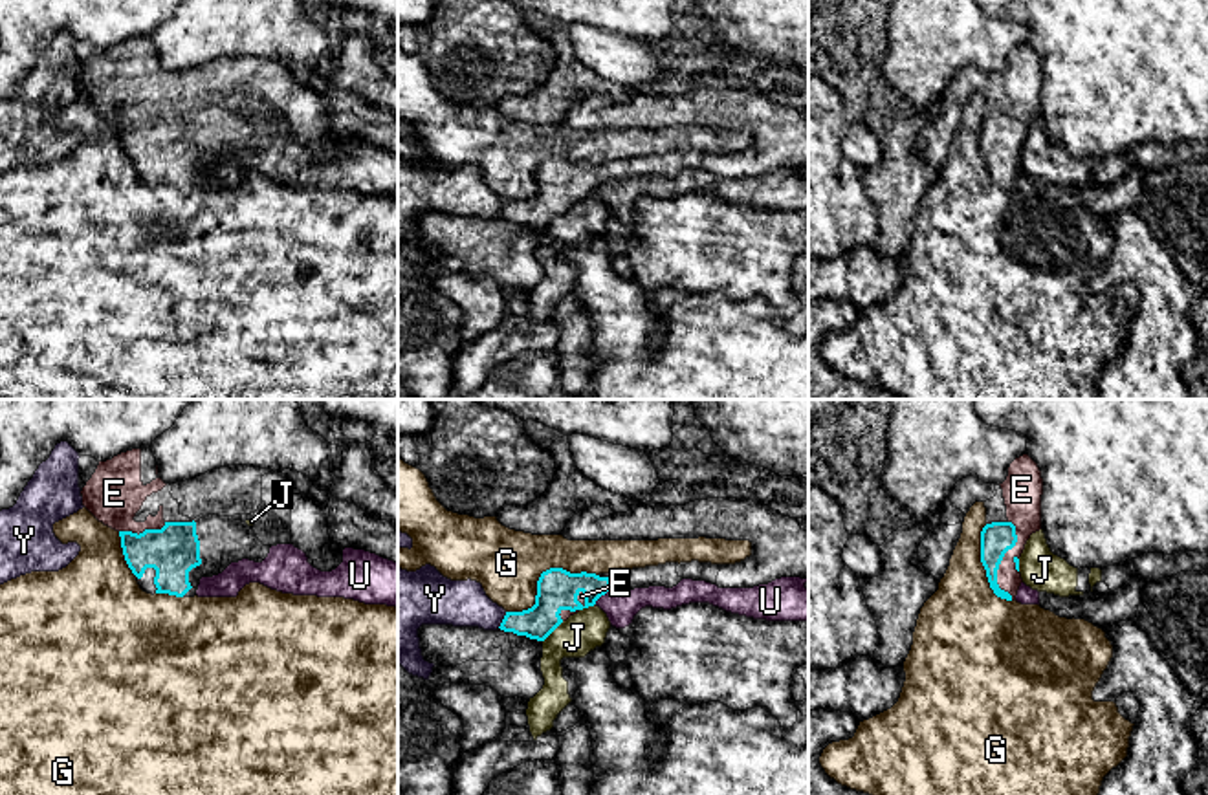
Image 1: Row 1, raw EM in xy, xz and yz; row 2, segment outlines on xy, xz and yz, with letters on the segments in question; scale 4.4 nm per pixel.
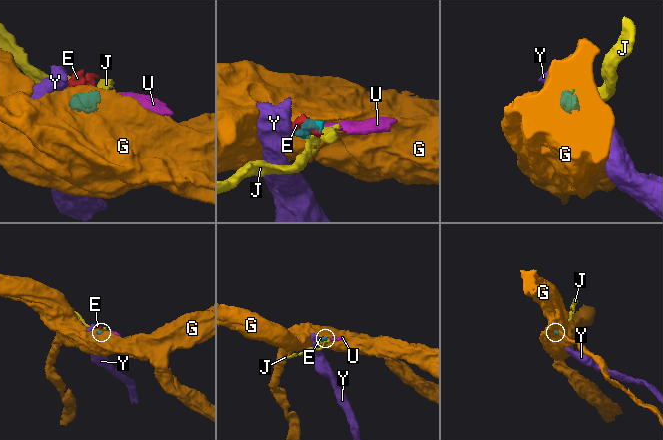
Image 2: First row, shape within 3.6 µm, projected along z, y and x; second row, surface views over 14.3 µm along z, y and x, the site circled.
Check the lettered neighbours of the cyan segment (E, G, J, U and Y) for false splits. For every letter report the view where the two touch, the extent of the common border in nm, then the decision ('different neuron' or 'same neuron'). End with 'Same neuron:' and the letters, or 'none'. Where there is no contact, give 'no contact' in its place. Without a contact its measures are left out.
E: yz | 360 nm | same neuron
G: xz | 440 nm | different neuron
J: xz | 130 nm | different neuron
U: xz | 100 nm | different neuron
Y: xz | 80 nm | different neuron
Same neuron: E

